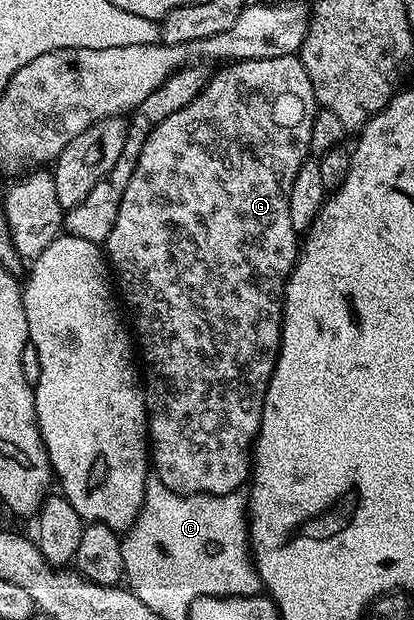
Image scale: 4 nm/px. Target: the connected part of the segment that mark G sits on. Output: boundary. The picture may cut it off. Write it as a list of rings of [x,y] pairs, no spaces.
[[[297,55],[267,57],[266,59],[243,59],[230,62],[228,65],[222,66],[220,70],[222,71],[218,75],[214,74],[210,78],[209,84],[199,93],[199,97],[195,97],[195,101],[191,101],[191,105],[179,109],[179,113],[171,113],[171,117],[167,117],[167,121],[163,121],[149,134],[147,141],[143,145],[143,153],[139,153],[139,161],[135,165],[135,173],[131,173],[131,181],[127,184],[127,190],[123,193],[123,201],[119,201],[119,217],[115,217],[115,229],[111,229],[108,239],[103,244],[104,250],[107,252],[108,262],[111,264],[112,274],[115,276],[116,286],[119,288],[120,298],[123,300],[124,306],[126,303],[134,311],[134,324],[132,323],[132,326],[135,328],[135,331],[135,326],[137,326],[138,331],[138,335],[136,331],[135,339],[139,344],[139,359],[143,364],[143,386],[149,413],[148,440],[151,444],[151,467],[155,472],[156,478],[160,479],[163,485],[167,485],[167,489],[171,489],[180,495],[226,495],[232,491],[241,491],[250,478],[250,451],[261,428],[261,414],[265,404],[265,394],[269,388],[269,382],[277,364],[277,354],[281,348],[281,321],[283,318],[285,283],[289,280],[289,274],[293,271],[293,266],[297,264],[297,256],[299,254],[299,234],[291,227],[288,194],[291,193],[292,182],[295,181],[296,173],[299,172],[300,166],[303,165],[306,159],[310,158],[311,121],[316,117],[319,110],[317,98],[311,89],[311,77],[307,77],[307,69],[303,69],[303,65]]]

